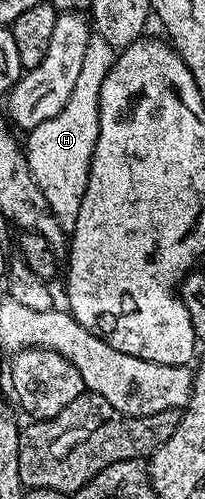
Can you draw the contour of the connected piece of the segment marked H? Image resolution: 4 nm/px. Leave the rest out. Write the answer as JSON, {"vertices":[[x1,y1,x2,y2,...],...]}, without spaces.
{"vertices":[[97,32,91,33,76,85,72,88,72,96,68,96,68,104,64,104,64,108,60,108,52,120,44,120,44,124,25,135,24,153,28,168,40,192,44,192,44,200,52,216,56,216,66,232,73,231,76,216,80,216,80,204,84,200,92,156,100,132,100,88,104,84,104,76,108,76,114,67,115,57,116,47,108,44,108,40,104,40]]}

